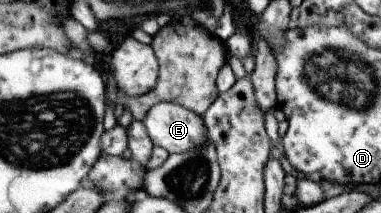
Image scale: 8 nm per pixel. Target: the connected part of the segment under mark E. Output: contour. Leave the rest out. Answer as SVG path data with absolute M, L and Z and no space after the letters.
M157 103L142 122L155 147L165 149L170 155L186 153L203 145L208 138L208 130L202 116L177 103Z

